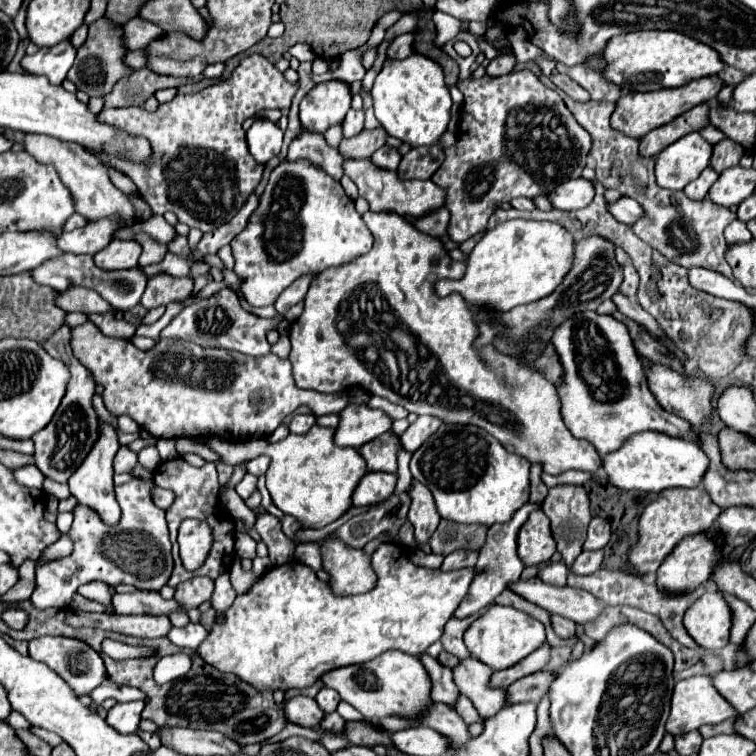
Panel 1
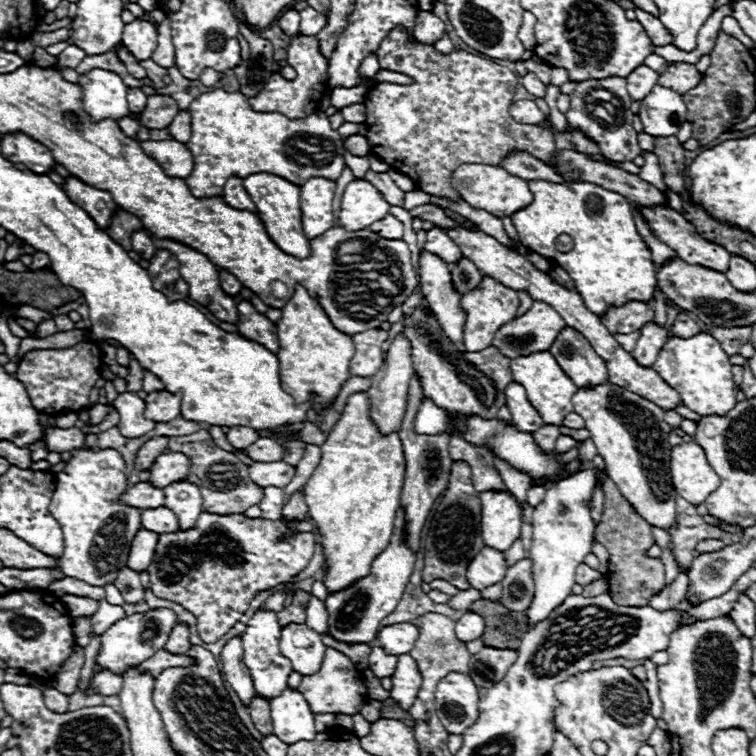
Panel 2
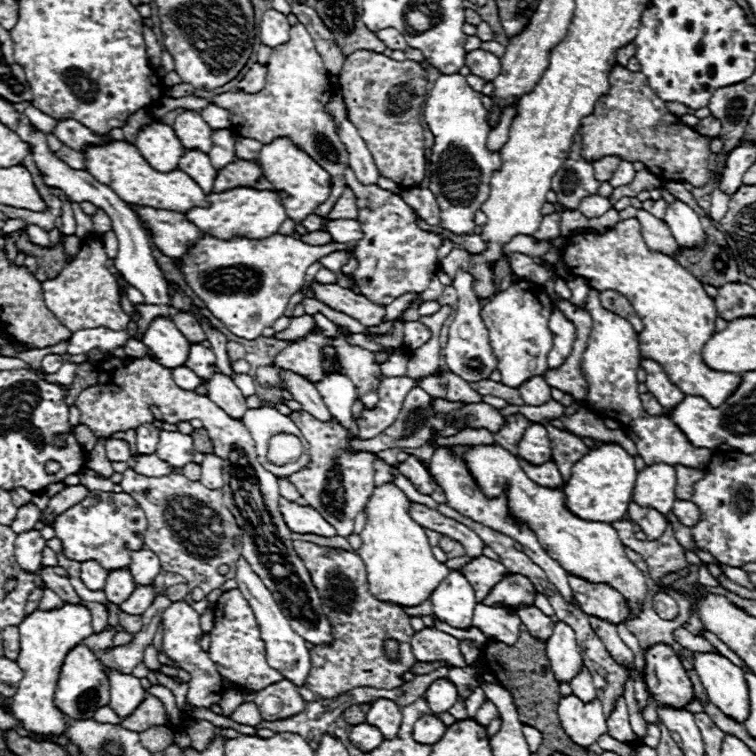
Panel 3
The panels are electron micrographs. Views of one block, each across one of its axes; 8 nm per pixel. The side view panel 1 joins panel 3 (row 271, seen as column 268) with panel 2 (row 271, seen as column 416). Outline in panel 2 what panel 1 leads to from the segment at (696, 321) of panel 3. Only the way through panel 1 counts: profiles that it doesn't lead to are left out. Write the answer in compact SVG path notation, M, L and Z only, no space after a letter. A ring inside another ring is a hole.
M532 180L534 204L514 212L512 224L518 238L532 252L562 266L574 280L586 308L594 314L606 312L608 306L626 304L628 300L650 302L656 288L656 268L648 246L636 232L630 202L612 190L588 182L544 182ZM560 234L568 234L574 242L570 252L558 252L554 242Z

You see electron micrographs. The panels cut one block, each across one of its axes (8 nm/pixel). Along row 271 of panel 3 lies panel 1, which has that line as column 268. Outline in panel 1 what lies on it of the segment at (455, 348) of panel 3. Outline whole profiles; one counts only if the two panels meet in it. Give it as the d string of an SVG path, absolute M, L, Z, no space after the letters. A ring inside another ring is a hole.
M258 456L258 458L254 458L254 460L248 462L248 472L254 474L254 476L262 476L262 474L266 474L268 462L270 462L270 458L266 458L266 456Z

